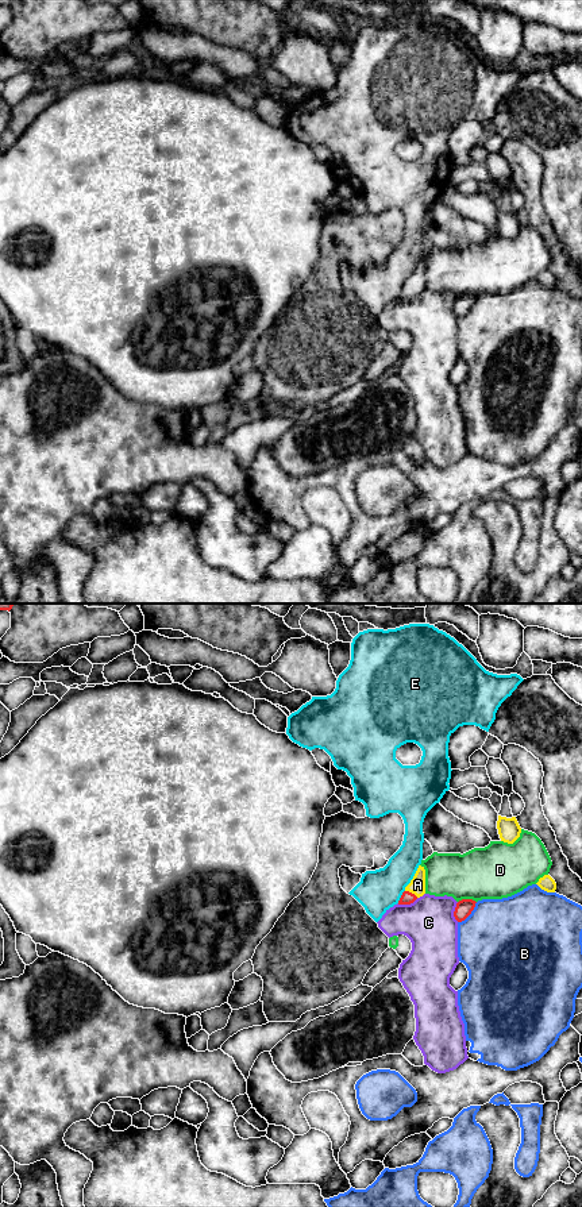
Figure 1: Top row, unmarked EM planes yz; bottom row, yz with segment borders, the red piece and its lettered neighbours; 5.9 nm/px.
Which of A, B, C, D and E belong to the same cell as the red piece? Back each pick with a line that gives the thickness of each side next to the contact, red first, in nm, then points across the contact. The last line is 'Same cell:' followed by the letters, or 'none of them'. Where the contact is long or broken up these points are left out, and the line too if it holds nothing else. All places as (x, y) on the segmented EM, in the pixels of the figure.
A: calibres 80 and 100 nm; way yz (407, 898), (411, 893), (417, 884)
Same cell: A

